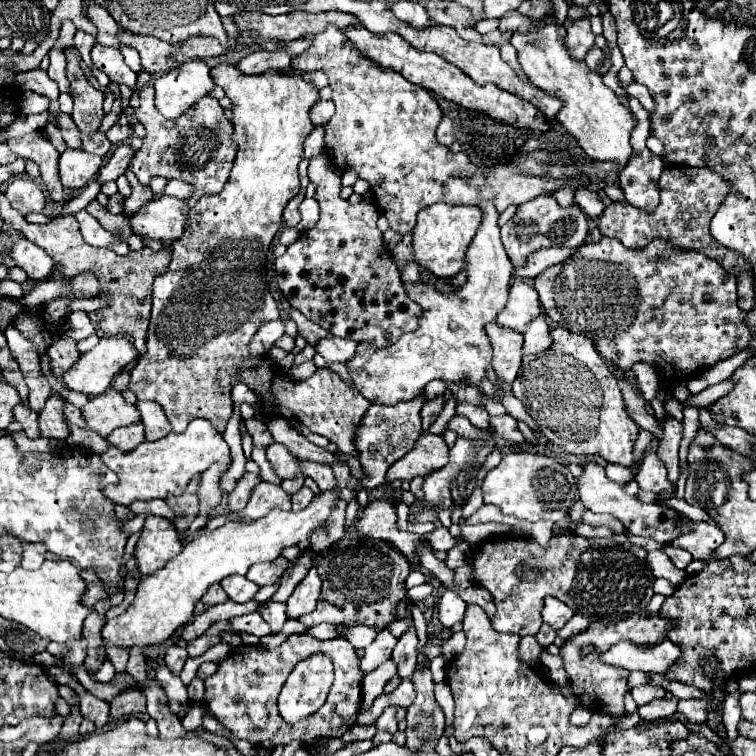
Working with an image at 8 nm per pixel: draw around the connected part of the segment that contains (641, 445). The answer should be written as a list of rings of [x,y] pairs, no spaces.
[[[641,430],[639,432],[639,438],[637,438],[637,444],[635,444],[635,450],[633,450],[633,454],[635,454],[635,466],[639,466],[641,464],[641,458],[643,458],[643,450],[649,446],[649,442],[653,440],[653,434],[649,434],[649,432],[645,432],[645,430]]]

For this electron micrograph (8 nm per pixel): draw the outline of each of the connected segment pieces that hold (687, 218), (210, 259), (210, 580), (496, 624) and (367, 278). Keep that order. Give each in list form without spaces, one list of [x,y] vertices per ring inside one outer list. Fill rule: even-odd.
[[[669,166],[663,170],[659,178],[659,190],[661,190],[661,202],[655,212],[643,212],[631,204],[619,204],[611,202],[603,216],[599,218],[599,228],[603,236],[621,240],[627,248],[643,248],[653,238],[665,238],[673,242],[679,248],[697,250],[713,260],[717,260],[727,272],[737,276],[737,292],[739,292],[739,308],[749,312],[755,306],[755,292],[751,284],[751,266],[743,256],[737,252],[731,252],[729,248],[723,248],[709,232],[709,222],[715,216],[717,208],[721,206],[723,198],[729,192],[729,184],[715,172],[707,168],[687,168],[687,166]]]
[[[233,64],[215,66],[211,76],[217,86],[225,88],[225,94],[233,102],[231,124],[235,130],[235,142],[239,146],[237,158],[225,188],[215,196],[207,194],[199,198],[187,232],[173,242],[173,256],[167,272],[155,278],[147,350],[137,358],[137,366],[131,370],[129,388],[139,400],[157,402],[165,410],[173,432],[183,433],[193,418],[203,418],[209,420],[219,434],[223,434],[233,414],[231,390],[233,384],[241,380],[257,396],[257,402],[263,410],[291,410],[293,416],[313,434],[329,438],[343,454],[357,458],[359,450],[355,446],[355,436],[365,412],[371,406],[369,400],[365,400],[355,388],[349,388],[329,368],[319,368],[309,380],[297,382],[279,368],[275,358],[253,356],[249,352],[249,344],[259,326],[267,320],[279,320],[279,308],[265,282],[265,258],[271,240],[283,224],[283,208],[301,190],[297,166],[303,158],[303,142],[313,130],[309,108],[315,104],[315,100],[319,100],[317,88],[297,74],[281,74],[275,70],[259,76],[243,76]],[[251,286],[255,286],[253,292],[257,294],[251,290],[239,292],[239,288]]]
[[[339,490],[319,492],[305,510],[283,512],[271,510],[267,516],[253,522],[227,522],[225,526],[191,538],[183,552],[177,554],[167,566],[159,572],[141,578],[137,596],[133,604],[117,618],[107,620],[101,630],[101,636],[115,644],[117,648],[129,648],[133,644],[149,646],[165,642],[179,626],[187,624],[193,616],[193,606],[199,602],[203,592],[215,582],[221,582],[227,576],[245,576],[249,566],[255,562],[275,560],[285,548],[297,546],[301,540],[309,540],[313,532],[327,528],[329,514],[335,510],[339,500]]]
[[[561,534],[553,536],[549,542],[549,548],[541,548],[535,540],[515,540],[515,538],[499,538],[499,540],[487,540],[479,544],[479,550],[475,554],[473,562],[473,578],[479,586],[489,590],[489,594],[495,600],[497,614],[491,618],[495,632],[507,632],[517,636],[537,634],[543,620],[541,611],[544,598],[555,596],[561,602],[565,602],[569,608],[573,608],[575,614],[587,616],[591,622],[603,622],[603,624],[615,624],[621,622],[633,614],[641,614],[643,608],[647,608],[651,596],[653,596],[653,584],[655,576],[651,574],[647,566],[647,552],[637,544],[615,544],[609,538],[599,540],[585,540],[581,536],[573,534]]]
[[[325,152],[309,160],[309,180],[317,186],[315,200],[321,206],[321,218],[315,224],[315,228],[303,232],[287,248],[287,252],[275,260],[277,284],[293,308],[297,308],[315,324],[329,330],[333,336],[351,338],[355,342],[369,342],[377,348],[385,348],[387,344],[393,344],[399,336],[415,332],[415,328],[419,328],[421,308],[407,296],[399,278],[399,270],[391,260],[391,254],[387,254],[385,250],[381,230],[377,228],[379,210],[375,208],[375,204],[365,200],[359,204],[341,200],[341,176],[327,164],[331,162]]]

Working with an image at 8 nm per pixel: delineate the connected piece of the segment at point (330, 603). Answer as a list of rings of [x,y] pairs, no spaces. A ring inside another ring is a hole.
[[[343,538],[335,548],[321,554],[317,572],[323,580],[317,608],[301,616],[299,622],[305,626],[327,624],[369,624],[377,630],[385,630],[395,620],[395,608],[401,600],[407,600],[405,578],[411,572],[405,556],[391,548],[383,540],[371,538]]]

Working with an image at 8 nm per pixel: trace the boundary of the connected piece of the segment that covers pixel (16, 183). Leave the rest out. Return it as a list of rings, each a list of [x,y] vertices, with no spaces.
[[[17,178],[9,184],[7,192],[5,192],[7,200],[11,202],[11,206],[15,210],[19,210],[21,214],[29,214],[29,212],[41,212],[45,208],[45,192],[39,184],[35,184],[29,178]]]

